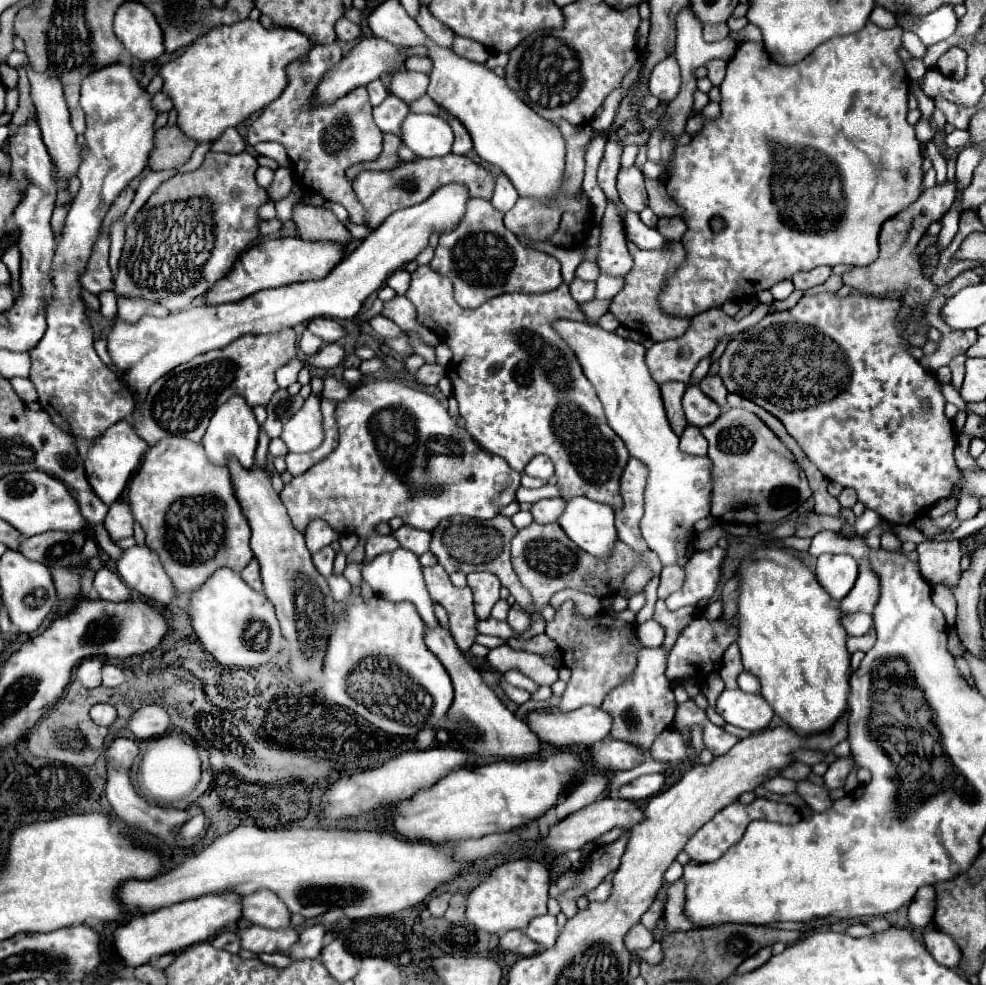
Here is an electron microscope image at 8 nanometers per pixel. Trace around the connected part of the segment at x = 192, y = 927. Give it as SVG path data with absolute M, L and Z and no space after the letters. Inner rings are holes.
M224 894L224 896L204 896L188 902L180 902L168 908L160 908L156 912L148 912L142 916L132 916L122 922L112 934L112 946L120 956L124 966L138 968L152 960L158 960L164 954L186 950L192 944L208 940L222 926L236 922L242 918L240 912L240 896Z

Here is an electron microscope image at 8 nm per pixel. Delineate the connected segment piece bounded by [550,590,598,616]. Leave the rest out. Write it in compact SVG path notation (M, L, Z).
M560 590L552 596L550 604L554 608L558 608L564 600L574 600L578 612L584 614L584 616L594 616L598 612L598 598L592 596L592 594L584 594L580 590Z

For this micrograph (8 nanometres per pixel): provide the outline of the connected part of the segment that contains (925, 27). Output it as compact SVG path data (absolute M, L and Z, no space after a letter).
M942 6L926 16L916 16L906 8L898 8L896 12L896 22L902 30L914 32L924 46L932 46L940 40L950 38L956 28L956 14L952 12L952 6Z

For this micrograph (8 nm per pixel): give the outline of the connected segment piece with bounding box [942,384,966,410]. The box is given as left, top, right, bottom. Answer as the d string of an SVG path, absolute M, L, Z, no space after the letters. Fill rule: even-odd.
M942 384L942 392L944 392L944 396L946 396L948 402L952 402L954 406L958 406L958 410L966 410L966 402L960 398L958 390L952 384Z

